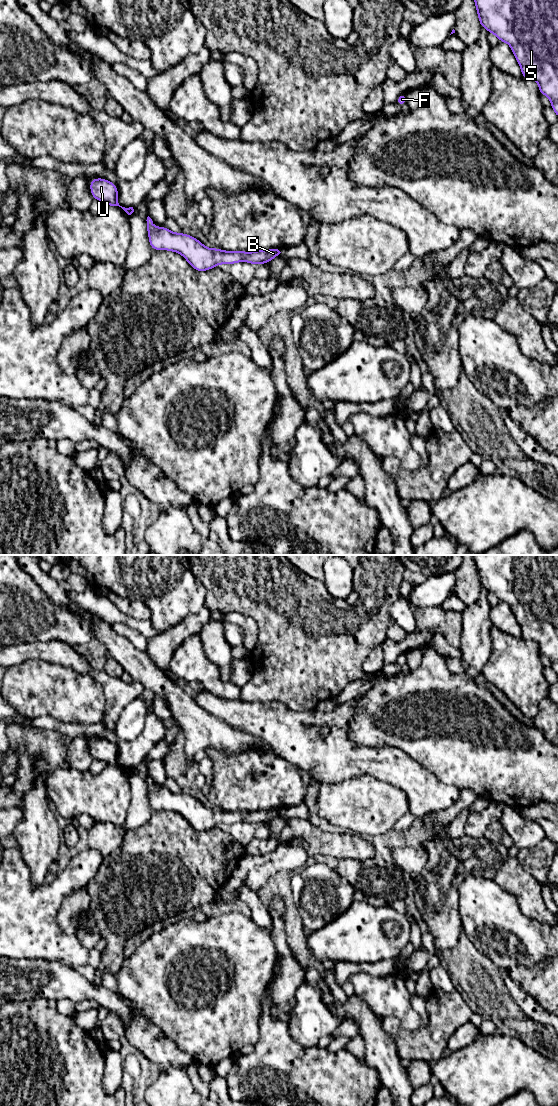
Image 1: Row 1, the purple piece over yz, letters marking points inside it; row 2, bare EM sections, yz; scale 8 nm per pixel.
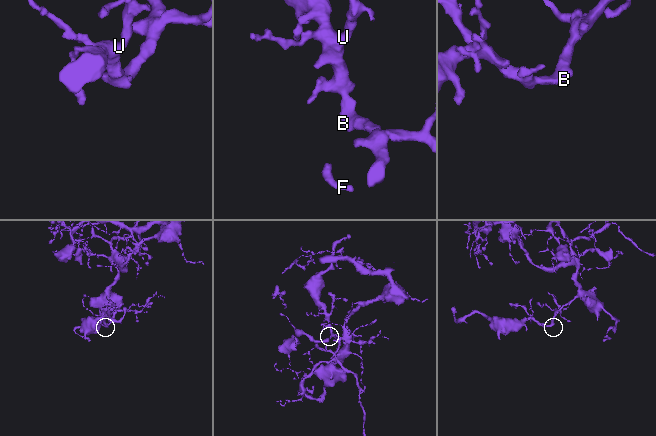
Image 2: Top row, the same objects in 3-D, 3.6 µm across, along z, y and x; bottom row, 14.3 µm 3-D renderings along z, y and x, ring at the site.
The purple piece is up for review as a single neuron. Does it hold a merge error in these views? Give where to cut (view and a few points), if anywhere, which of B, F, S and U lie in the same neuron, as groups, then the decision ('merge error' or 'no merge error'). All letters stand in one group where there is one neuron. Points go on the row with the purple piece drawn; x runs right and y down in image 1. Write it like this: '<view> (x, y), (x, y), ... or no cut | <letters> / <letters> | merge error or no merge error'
no cut | B F S U | no merge error

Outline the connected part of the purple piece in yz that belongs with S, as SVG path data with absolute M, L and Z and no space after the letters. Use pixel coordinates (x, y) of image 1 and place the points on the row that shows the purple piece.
M474 0L480 25L508 44L522 71L522 77L535 80L540 94L546 95L558 116L558 0Z

